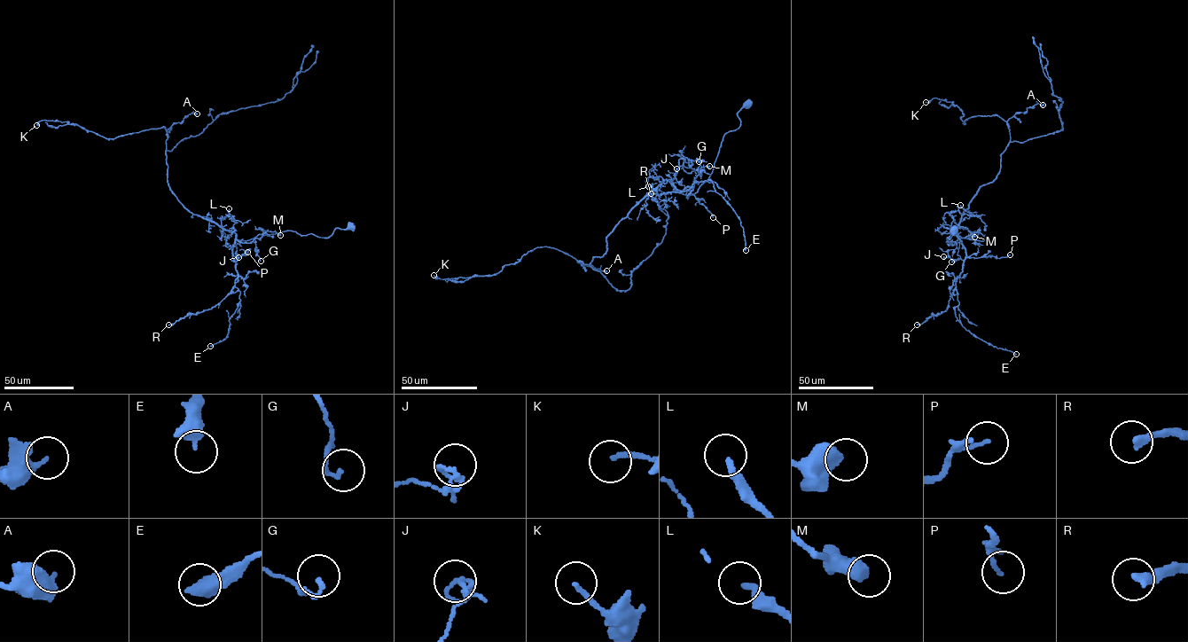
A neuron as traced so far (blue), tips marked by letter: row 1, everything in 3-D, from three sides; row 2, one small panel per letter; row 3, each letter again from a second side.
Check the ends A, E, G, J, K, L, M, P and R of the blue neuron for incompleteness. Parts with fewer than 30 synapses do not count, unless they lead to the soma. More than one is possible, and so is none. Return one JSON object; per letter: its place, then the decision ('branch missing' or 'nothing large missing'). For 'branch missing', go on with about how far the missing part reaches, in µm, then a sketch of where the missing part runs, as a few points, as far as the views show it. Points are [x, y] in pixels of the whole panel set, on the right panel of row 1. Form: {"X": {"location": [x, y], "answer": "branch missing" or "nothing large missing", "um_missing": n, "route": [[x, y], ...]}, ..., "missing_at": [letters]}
{"A": {"location": [1043, 105], "answer": "nothing large missing"}, "E": {"location": [1016, 354], "answer": "nothing large missing"}, "G": {"location": [951, 262], "answer": "nothing large missing"}, "J": {"location": [943, 256], "answer": "nothing large missing"}, "K": {"location": [926, 102], "answer": "nothing large missing"}, "L": {"location": [960, 205], "answer": "nothing large missing"}, "M": {"location": [974, 237], "answer": "nothing large missing"}, "P": {"location": [1010, 254], "answer": "nothing large missing"}, "R": {"location": [917, 324], "answer": "branch missing", "um_missing": 80, "route": [[917, 324], [901, 326], [884, 316], [879, 295], [883, 276], [878, 270]]}, "missing_at": ["R"]}

